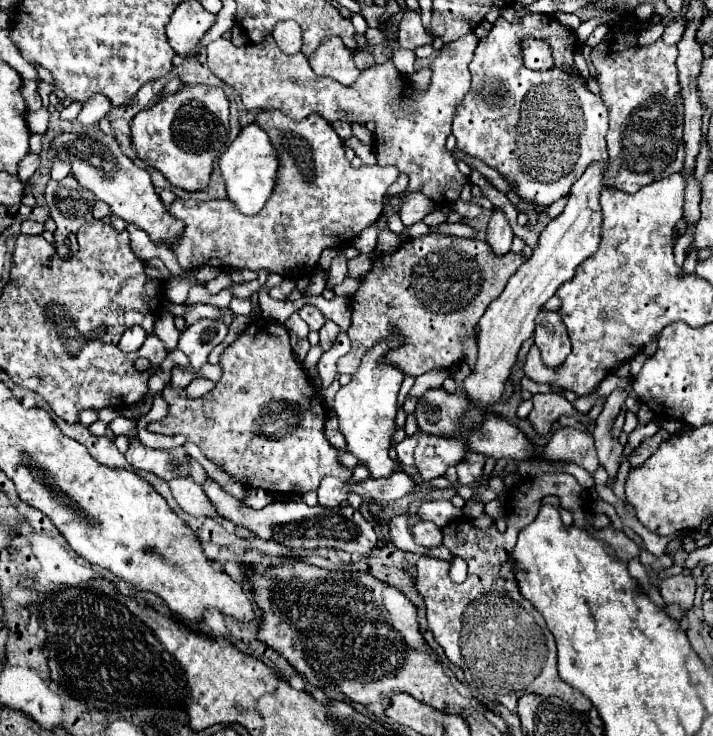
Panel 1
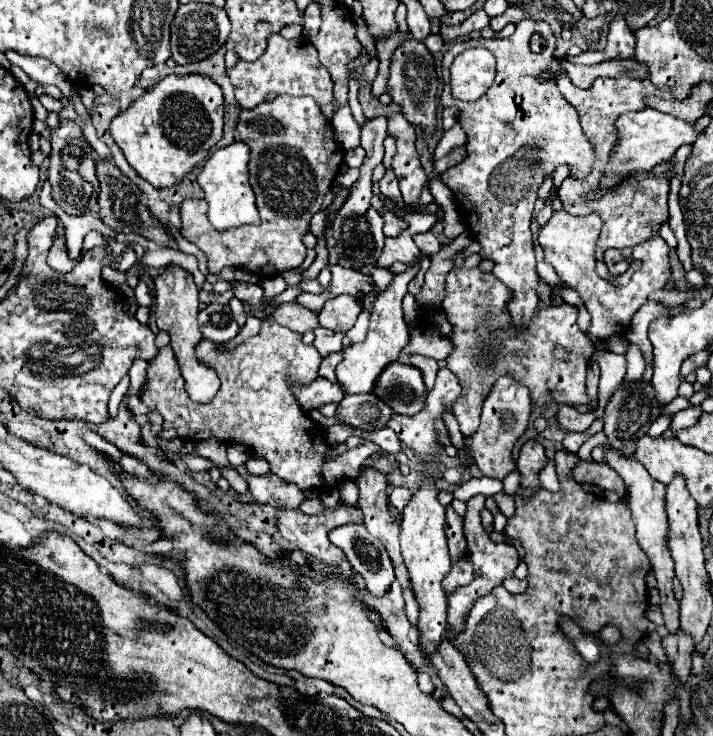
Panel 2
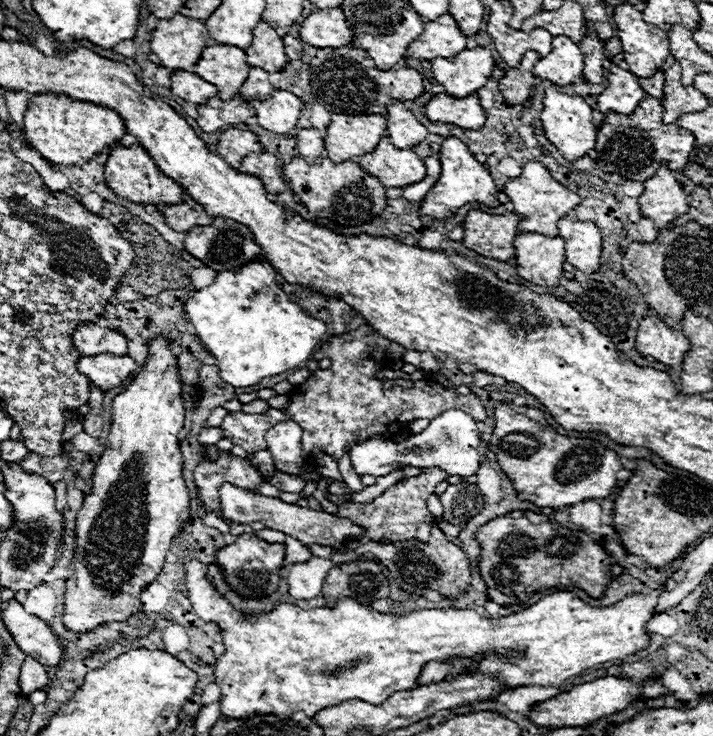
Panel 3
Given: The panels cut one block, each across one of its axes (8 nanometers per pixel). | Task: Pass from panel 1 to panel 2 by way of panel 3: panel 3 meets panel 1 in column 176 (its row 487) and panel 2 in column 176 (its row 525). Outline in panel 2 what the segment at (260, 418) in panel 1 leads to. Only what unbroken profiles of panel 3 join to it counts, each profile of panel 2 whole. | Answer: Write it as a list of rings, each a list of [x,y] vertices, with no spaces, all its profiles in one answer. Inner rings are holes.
[[[262,320],[260,332],[254,338],[244,340],[234,350],[230,350],[230,352],[218,352],[216,344],[212,344],[208,340],[202,340],[196,346],[196,356],[208,368],[214,368],[218,378],[220,378],[220,382],[222,382],[222,386],[220,386],[220,390],[218,390],[218,394],[214,396],[212,402],[208,402],[208,404],[196,404],[194,400],[190,400],[172,346],[160,348],[156,358],[148,362],[148,382],[146,382],[144,394],[140,396],[140,400],[148,406],[148,412],[152,412],[152,410],[160,412],[162,418],[164,418],[162,426],[164,428],[174,428],[180,438],[184,438],[184,440],[218,438],[222,442],[246,444],[254,452],[254,456],[264,458],[270,464],[270,472],[274,472],[282,480],[298,484],[300,490],[318,490],[318,492],[322,492],[328,486],[352,480],[352,476],[358,476],[358,472],[362,470],[364,460],[368,460],[370,456],[376,456],[376,454],[378,456],[386,454],[380,446],[376,446],[370,440],[366,440],[362,446],[358,446],[354,450],[348,450],[348,452],[338,454],[338,456],[330,456],[332,446],[326,440],[324,428],[320,428],[302,410],[298,398],[292,392],[292,384],[306,386],[312,380],[316,380],[318,378],[318,366],[322,362],[322,356],[316,352],[316,348],[312,344],[306,346],[302,342],[302,334],[292,332],[292,330],[280,326],[280,324],[272,322],[272,320]]]

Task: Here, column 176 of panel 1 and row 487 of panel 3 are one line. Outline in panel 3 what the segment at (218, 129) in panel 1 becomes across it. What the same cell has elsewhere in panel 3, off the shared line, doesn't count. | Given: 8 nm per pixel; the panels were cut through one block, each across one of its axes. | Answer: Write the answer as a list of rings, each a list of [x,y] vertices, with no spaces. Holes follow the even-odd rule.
[[[158,336],[150,342],[148,346],[148,360],[144,362],[142,370],[132,378],[132,382],[124,388],[124,392],[120,392],[114,402],[112,402],[112,424],[110,424],[110,432],[108,432],[108,442],[104,446],[104,452],[100,456],[100,460],[96,462],[94,474],[92,474],[92,492],[84,496],[84,504],[78,510],[78,518],[76,518],[76,544],[74,544],[74,558],[70,560],[70,576],[66,578],[66,612],[64,612],[64,626],[72,632],[88,632],[94,630],[96,626],[104,624],[104,622],[120,622],[126,620],[132,614],[142,612],[142,604],[140,604],[140,592],[160,574],[160,568],[164,564],[166,552],[170,548],[172,538],[180,532],[180,528],[184,526],[184,522],[190,516],[190,494],[182,476],[182,468],[184,468],[184,458],[180,452],[180,440],[178,440],[178,432],[184,426],[184,400],[182,400],[182,382],[180,382],[180,374],[178,374],[178,356],[172,350],[172,342],[166,336]]]

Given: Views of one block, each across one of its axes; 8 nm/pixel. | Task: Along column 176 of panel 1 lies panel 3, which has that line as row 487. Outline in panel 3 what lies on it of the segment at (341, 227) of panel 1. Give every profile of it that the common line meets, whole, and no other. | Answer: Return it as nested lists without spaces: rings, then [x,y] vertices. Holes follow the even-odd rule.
[[[218,450],[218,458],[214,462],[202,460],[194,470],[194,480],[198,486],[198,498],[206,512],[212,512],[220,518],[224,518],[220,508],[220,494],[218,488],[224,482],[230,482],[234,486],[252,490],[258,494],[258,486],[264,482],[260,472],[252,468],[244,458],[234,456],[230,452]]]

